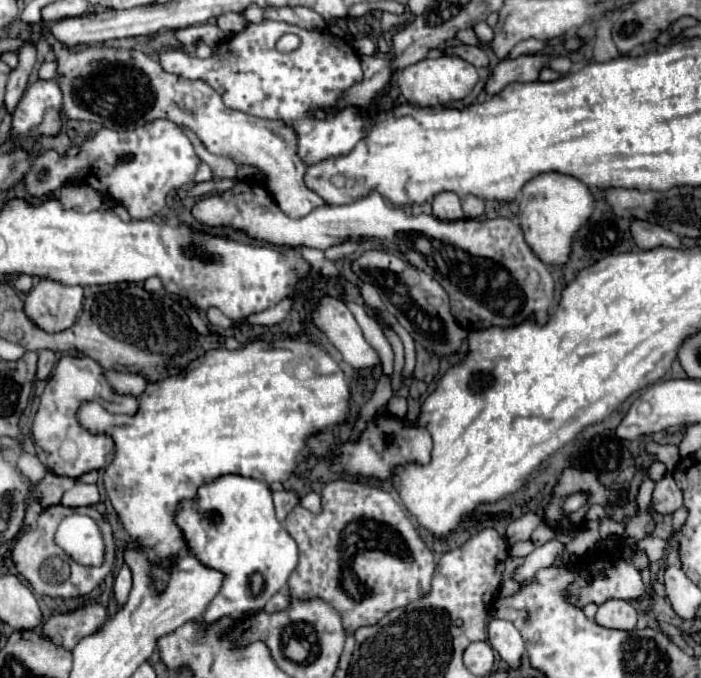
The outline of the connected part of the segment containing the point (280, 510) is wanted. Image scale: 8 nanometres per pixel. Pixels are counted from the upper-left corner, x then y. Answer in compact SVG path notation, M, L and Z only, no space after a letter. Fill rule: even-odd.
M273 492L273 500L275 500L275 512L277 512L277 518L283 522L285 516L299 504L299 496L295 496L293 492Z

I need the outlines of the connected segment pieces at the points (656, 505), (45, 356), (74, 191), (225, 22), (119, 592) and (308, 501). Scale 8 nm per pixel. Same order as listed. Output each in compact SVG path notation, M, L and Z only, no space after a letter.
M665 476L655 484L655 492L651 498L651 508L657 514L673 514L683 504L683 492L677 488L673 476Z
M41 350L39 352L39 364L37 364L37 378L47 380L55 362L57 362L57 354L53 350Z
M71 184L61 188L59 200L65 206L65 210L77 210L77 212L93 212L103 206L103 198L89 186L83 184Z
M229 12L229 14L221 14L221 18L217 18L217 26L225 32L225 36L233 36L247 26L247 20L241 14Z
M123 564L117 578L115 578L115 584L113 584L113 592L115 592L115 598L119 604L127 602L129 590L131 590L131 570L127 564Z
M309 492L307 496L301 498L301 506L317 514L317 512L321 512L321 496L315 494L315 492Z

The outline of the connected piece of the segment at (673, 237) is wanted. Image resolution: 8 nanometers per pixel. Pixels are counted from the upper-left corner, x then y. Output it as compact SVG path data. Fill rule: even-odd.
M635 220L631 224L631 236L641 250L651 250L657 246L669 246L669 248L681 246L681 240L677 234L673 234L671 230L665 230L663 226L653 226L651 222L645 222L645 220Z

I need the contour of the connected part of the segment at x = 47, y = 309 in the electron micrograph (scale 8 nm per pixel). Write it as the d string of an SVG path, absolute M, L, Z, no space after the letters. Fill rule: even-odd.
M41 278L25 298L25 314L47 332L61 332L73 326L83 308L83 288L65 286L51 278Z

